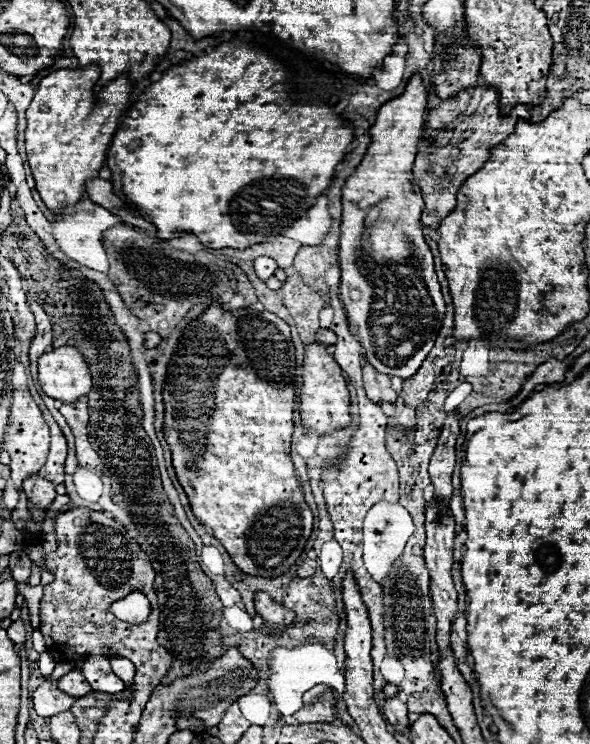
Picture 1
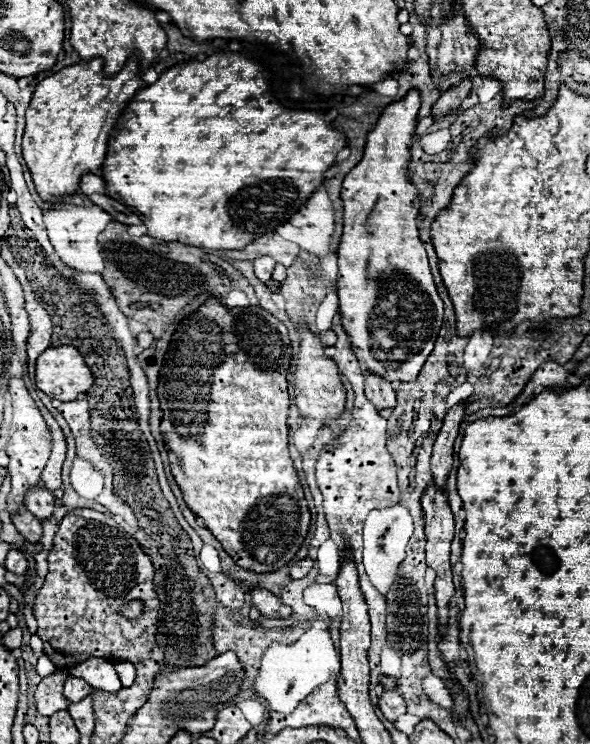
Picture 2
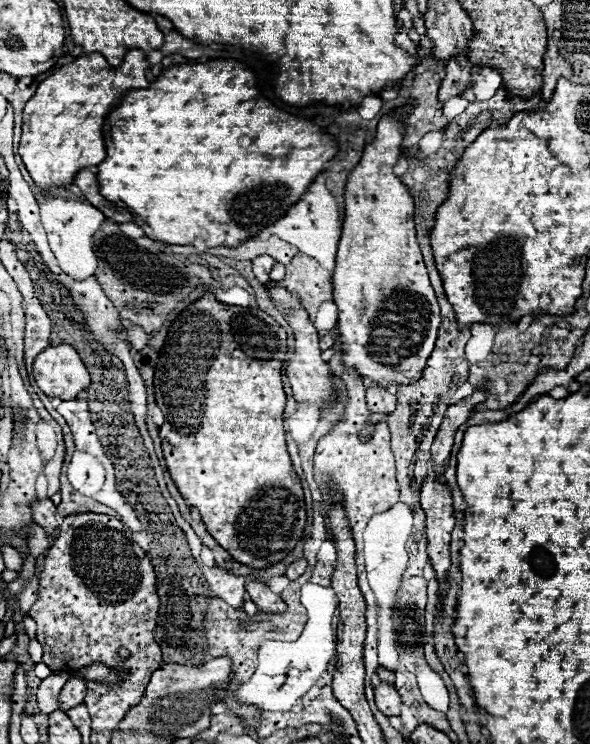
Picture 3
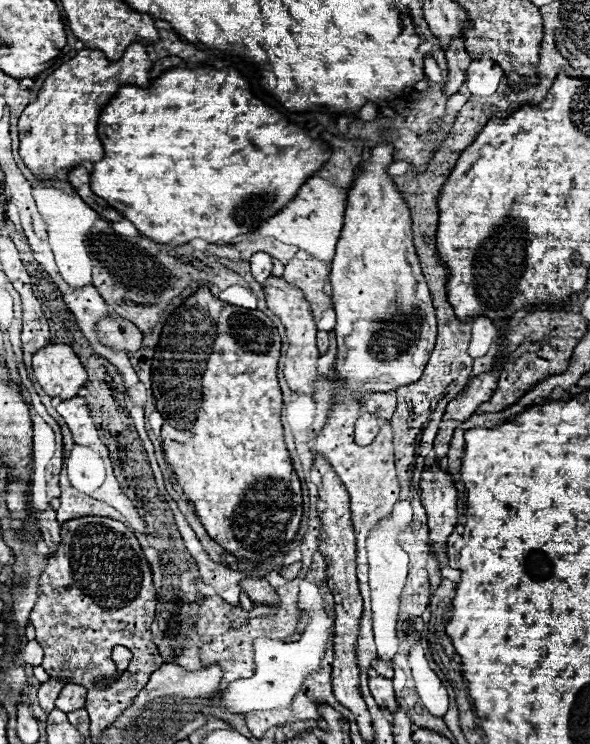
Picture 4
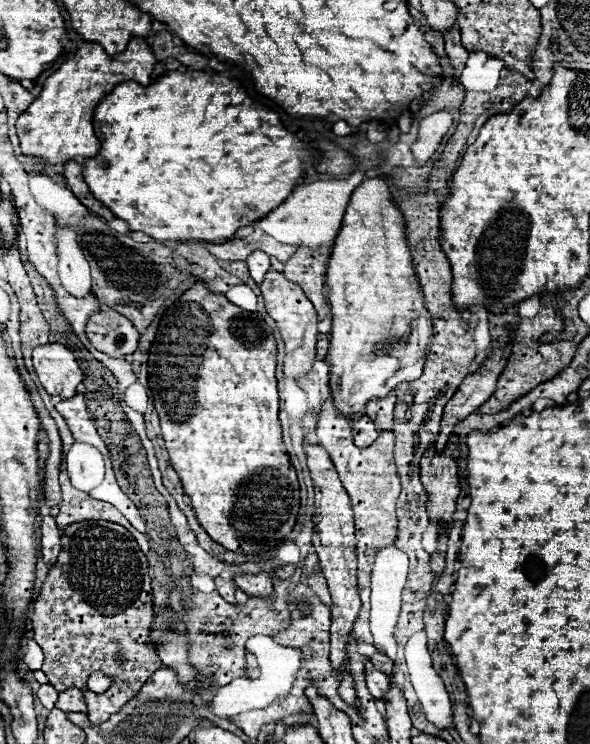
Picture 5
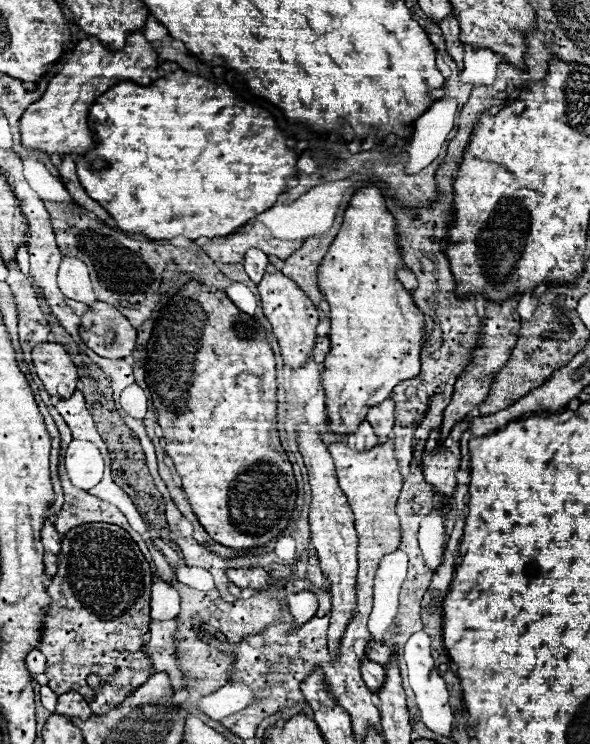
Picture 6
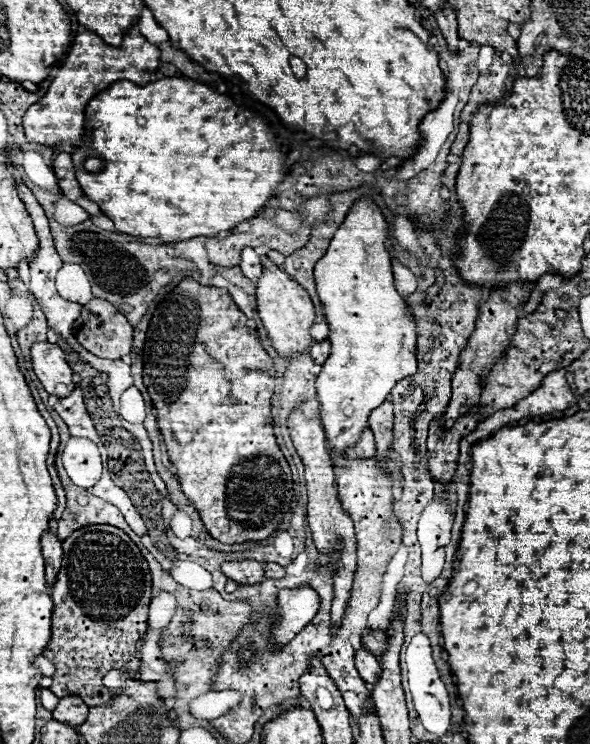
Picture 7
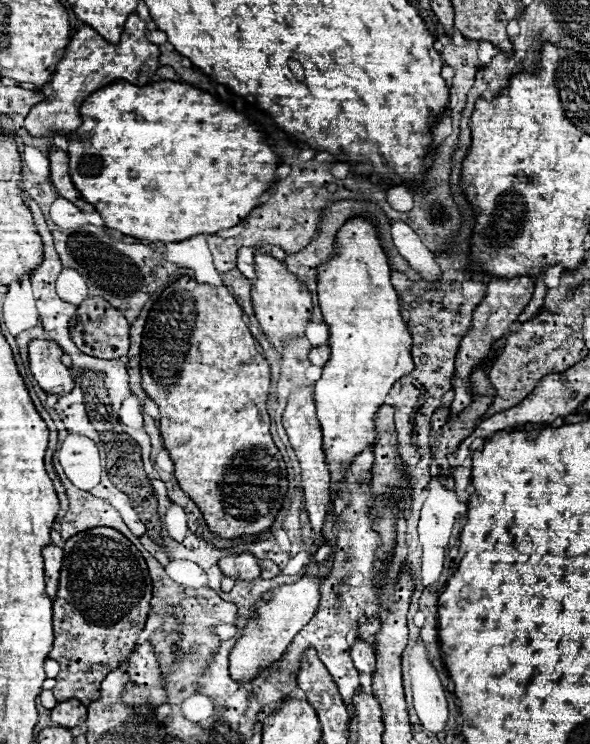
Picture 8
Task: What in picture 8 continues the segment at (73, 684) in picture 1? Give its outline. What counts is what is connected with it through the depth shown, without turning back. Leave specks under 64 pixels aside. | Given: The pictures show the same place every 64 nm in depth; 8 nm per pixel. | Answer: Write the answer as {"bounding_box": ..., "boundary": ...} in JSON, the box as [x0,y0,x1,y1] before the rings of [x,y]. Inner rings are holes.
{"bounding_box":[52,698,86,728],"boundary":[[[70,698],[64,702],[58,702],[56,708],[52,708],[52,722],[56,726],[64,726],[64,728],[74,728],[86,722],[86,706],[80,704],[80,700]]]}

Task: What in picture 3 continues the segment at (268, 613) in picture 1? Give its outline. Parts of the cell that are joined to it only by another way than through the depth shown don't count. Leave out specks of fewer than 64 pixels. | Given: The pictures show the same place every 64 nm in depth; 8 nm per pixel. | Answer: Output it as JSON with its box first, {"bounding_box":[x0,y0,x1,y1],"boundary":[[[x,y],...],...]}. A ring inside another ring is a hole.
{"bounding_box":[246,582,286,612],"boundary":[[[248,582],[246,590],[252,598],[252,602],[264,610],[264,612],[286,612],[286,604],[282,602],[282,598],[278,594],[274,594],[266,584],[262,582]]]}

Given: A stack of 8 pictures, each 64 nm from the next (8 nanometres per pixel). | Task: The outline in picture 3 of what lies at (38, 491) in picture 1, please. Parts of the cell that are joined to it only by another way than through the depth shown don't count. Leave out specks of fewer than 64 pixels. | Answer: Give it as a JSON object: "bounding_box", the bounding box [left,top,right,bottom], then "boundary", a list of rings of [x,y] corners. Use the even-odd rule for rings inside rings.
{"bounding_box":[32,498,58,538],"boundary":[[[42,498],[42,500],[34,500],[32,502],[32,518],[48,532],[50,538],[58,536],[58,522],[54,518],[56,506],[50,498]]]}

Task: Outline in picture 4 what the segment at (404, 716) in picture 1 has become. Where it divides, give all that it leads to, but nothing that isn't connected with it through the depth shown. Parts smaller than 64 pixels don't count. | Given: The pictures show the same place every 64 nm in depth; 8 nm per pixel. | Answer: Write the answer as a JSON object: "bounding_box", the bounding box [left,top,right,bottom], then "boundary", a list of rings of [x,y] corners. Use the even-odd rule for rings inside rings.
{"bounding_box":[368,674,398,712],"boundary":[[[374,674],[370,678],[368,686],[370,686],[370,692],[372,692],[372,696],[374,696],[374,700],[380,708],[386,708],[388,712],[396,712],[398,704],[396,704],[396,694],[394,694],[394,688],[392,688],[392,680]]]}

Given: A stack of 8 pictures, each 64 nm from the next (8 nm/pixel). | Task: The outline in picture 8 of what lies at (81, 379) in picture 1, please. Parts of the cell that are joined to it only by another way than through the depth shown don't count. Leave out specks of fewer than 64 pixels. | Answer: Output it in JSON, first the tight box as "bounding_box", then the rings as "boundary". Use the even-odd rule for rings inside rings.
{"bounding_box":[28,340,74,396],"boundary":[[[32,340],[28,346],[30,370],[42,390],[46,390],[48,394],[64,396],[74,388],[70,370],[62,364],[62,354],[64,352],[60,350],[60,346],[48,340]]]}

